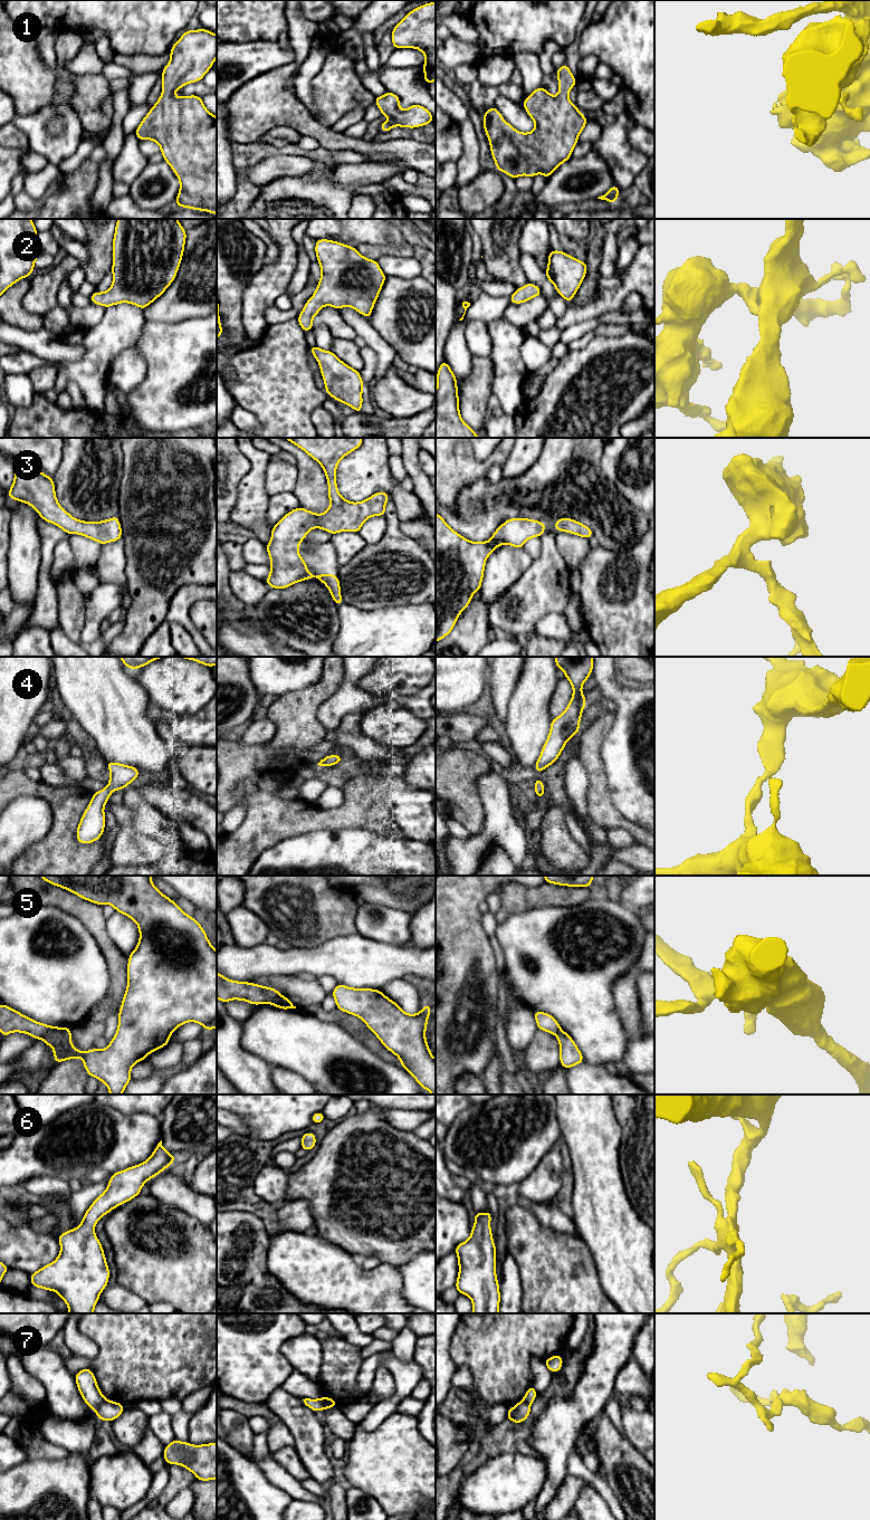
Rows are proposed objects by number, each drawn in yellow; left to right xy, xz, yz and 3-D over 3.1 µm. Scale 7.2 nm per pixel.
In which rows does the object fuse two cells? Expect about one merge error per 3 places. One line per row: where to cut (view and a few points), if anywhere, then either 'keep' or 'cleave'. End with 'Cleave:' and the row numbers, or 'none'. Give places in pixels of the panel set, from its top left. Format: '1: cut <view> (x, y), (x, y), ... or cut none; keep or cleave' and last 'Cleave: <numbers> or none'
1: cut none; keep
2: cut none; keep
3: cut none; keep
4: cut none; keep
5: cut xy (60, 1028), (49, 1032), (41, 1039); cleave
6: cut none; keep
7: cut xy (105, 1399), (95, 1409); cleave
Cleave: 5, 7

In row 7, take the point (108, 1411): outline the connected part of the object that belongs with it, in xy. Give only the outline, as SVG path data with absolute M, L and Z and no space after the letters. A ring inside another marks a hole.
M105 1399L99 1407L96 1409L96 1415L101 1421L111 1421L116 1419L125 1409L123 1404L117 1402L112 1402L109 1399Z

